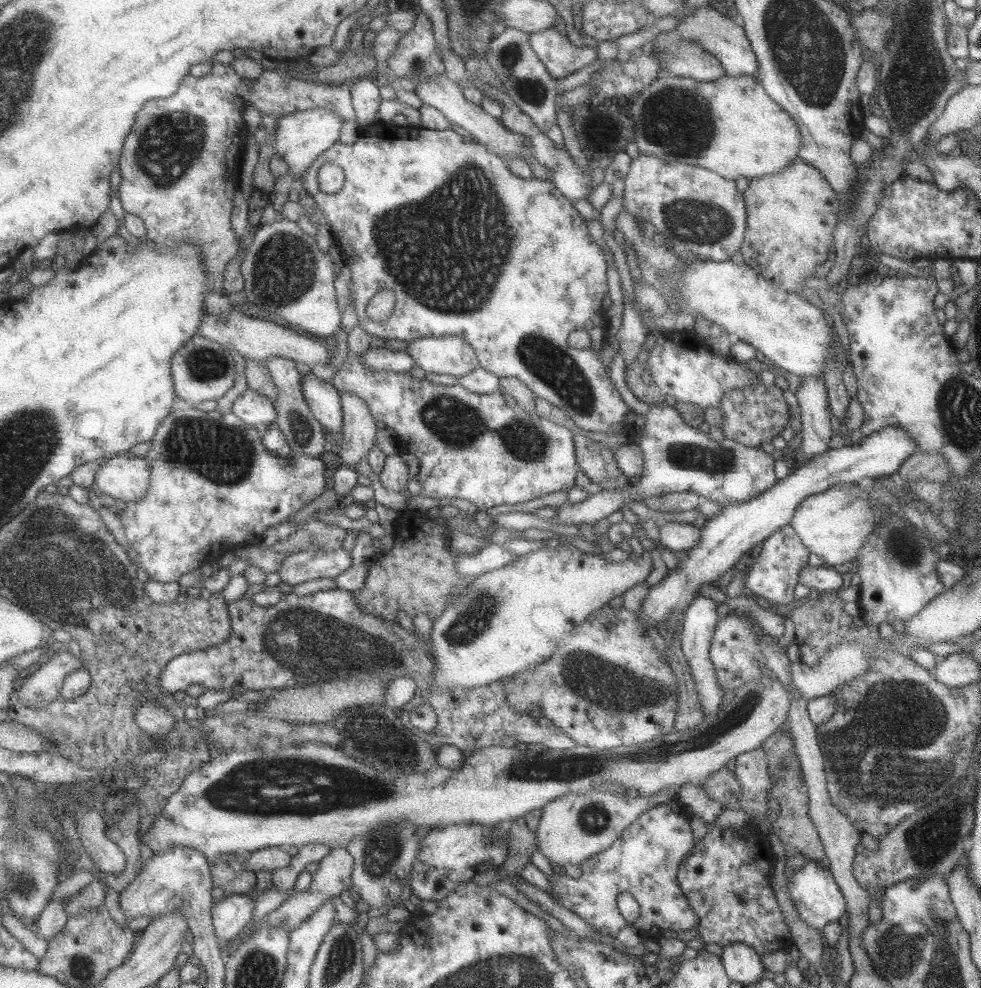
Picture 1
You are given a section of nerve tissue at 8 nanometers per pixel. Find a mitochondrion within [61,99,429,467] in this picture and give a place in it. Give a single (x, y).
(166, 149)

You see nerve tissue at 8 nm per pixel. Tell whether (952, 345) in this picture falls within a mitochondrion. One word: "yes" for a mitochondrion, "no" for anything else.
no

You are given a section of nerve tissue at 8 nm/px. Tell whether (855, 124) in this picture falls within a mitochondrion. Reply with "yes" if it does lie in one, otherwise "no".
no

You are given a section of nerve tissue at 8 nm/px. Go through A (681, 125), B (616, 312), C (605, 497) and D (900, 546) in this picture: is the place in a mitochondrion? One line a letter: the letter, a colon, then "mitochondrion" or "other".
A: mitochondrion
B: other
C: other
D: mitochondrion

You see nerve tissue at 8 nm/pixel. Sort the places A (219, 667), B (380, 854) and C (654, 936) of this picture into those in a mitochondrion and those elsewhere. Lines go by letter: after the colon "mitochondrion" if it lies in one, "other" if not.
A: other
B: mitochondrion
C: other

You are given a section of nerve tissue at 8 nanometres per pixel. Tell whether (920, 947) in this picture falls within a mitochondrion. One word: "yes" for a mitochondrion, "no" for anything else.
yes

